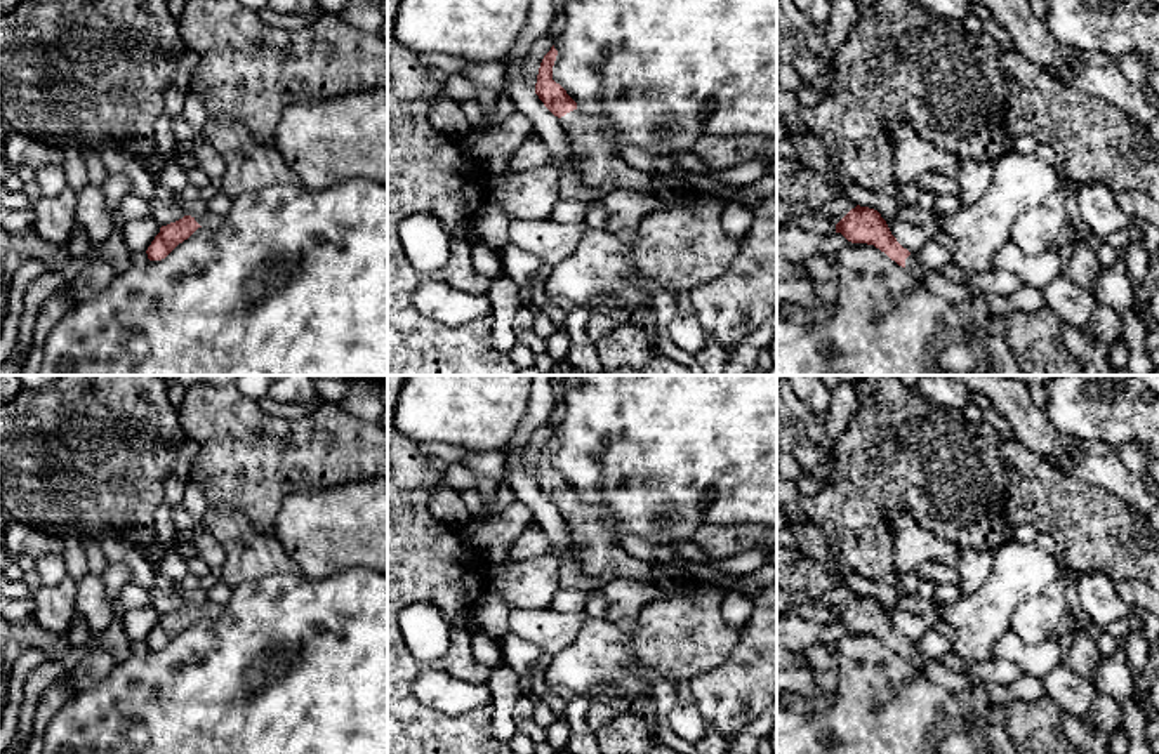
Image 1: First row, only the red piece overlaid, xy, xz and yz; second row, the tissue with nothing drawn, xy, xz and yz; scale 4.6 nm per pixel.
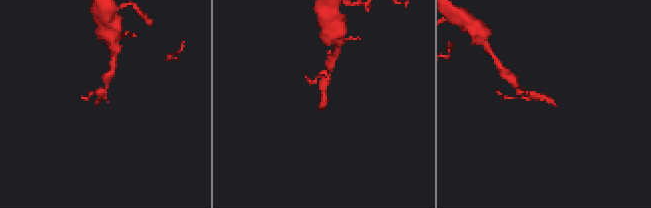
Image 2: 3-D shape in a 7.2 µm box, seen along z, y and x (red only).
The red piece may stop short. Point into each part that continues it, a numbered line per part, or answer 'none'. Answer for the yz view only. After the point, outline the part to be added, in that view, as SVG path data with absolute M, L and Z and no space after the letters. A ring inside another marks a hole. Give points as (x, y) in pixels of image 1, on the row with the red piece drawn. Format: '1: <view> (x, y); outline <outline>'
1: yz (913, 264); outline M911 254L905 259L905 269L911 271L916 278L921 278L928 269Z

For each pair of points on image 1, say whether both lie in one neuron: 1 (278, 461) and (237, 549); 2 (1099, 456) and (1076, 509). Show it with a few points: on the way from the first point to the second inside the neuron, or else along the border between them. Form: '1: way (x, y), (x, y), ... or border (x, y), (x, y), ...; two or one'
1: border (211, 506), (235, 508), (259, 530), (271, 534); two
2: border (1052, 462), (1125, 501); two

